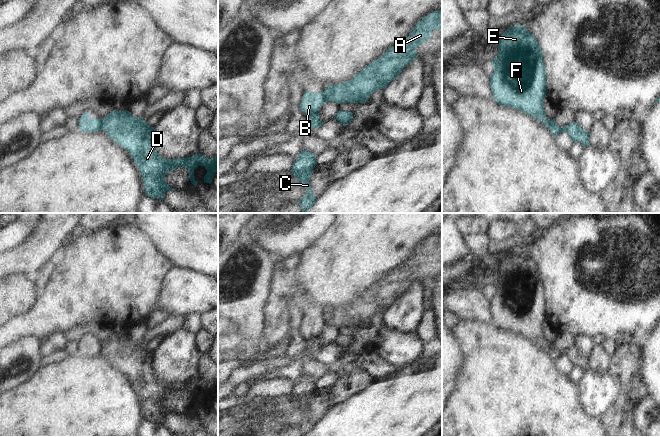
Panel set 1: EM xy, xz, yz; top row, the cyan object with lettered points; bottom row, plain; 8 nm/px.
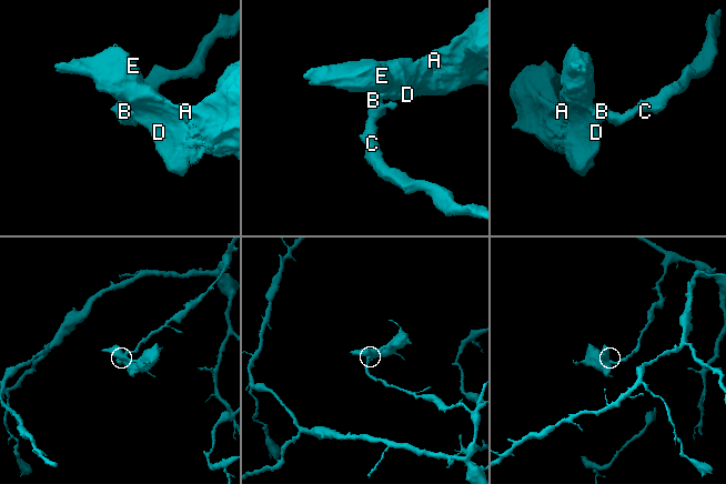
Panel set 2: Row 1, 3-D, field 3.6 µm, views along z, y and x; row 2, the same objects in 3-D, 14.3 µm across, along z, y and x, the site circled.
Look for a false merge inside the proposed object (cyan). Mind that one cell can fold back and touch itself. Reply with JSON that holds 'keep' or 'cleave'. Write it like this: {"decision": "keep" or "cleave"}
{"decision": "cleave"}

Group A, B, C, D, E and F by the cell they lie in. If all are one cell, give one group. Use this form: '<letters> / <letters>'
A D E F / B C

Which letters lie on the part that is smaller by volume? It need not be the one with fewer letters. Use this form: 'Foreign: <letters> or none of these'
Foreign: A, D, E, F

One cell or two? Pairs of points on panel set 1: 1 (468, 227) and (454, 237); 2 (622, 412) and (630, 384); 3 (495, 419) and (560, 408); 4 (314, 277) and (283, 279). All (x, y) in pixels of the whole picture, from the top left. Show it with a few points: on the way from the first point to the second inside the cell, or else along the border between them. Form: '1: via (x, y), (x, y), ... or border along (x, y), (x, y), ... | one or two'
1: border along (455, 223), (461, 234) | two
2: border along (625, 389), (630, 391) | two
3: via (511, 419), (523, 419), (538, 408), (544, 408) | one
4: border along (292, 271), (295, 286) | two

